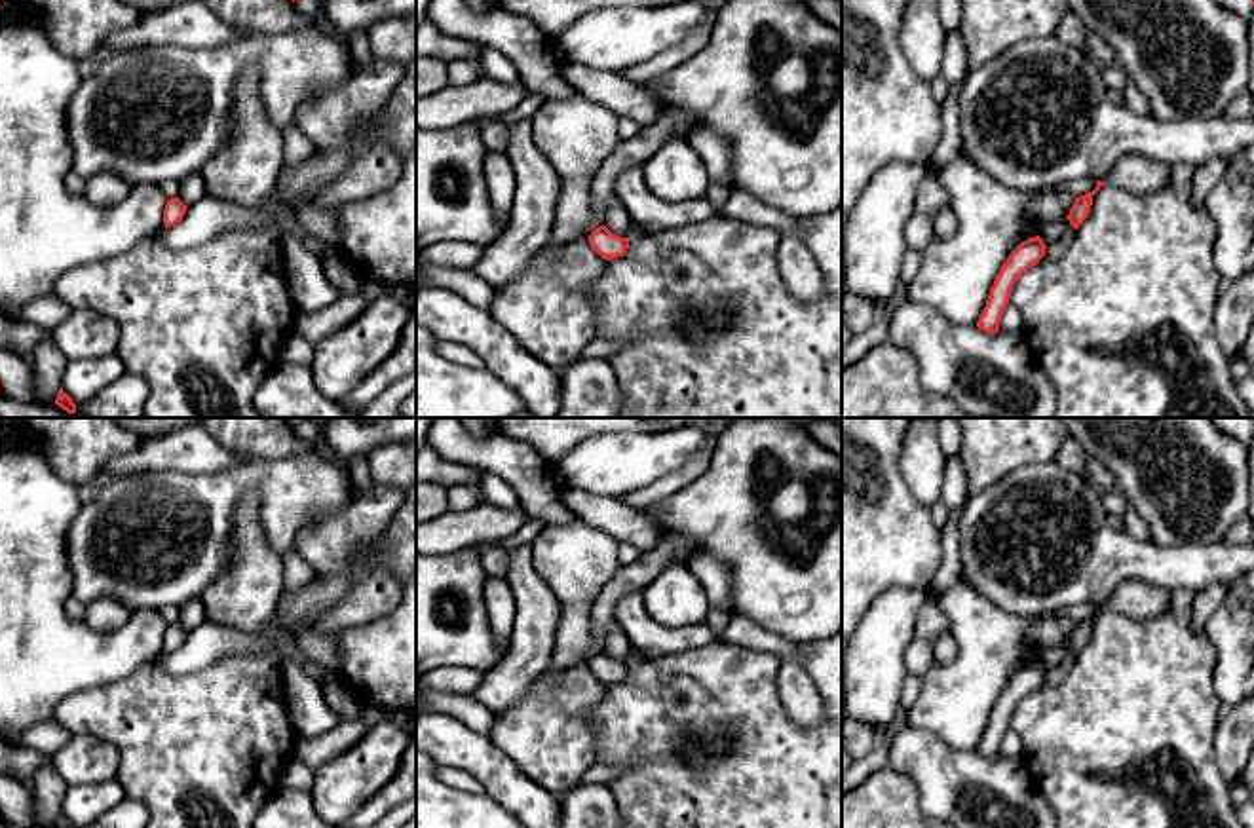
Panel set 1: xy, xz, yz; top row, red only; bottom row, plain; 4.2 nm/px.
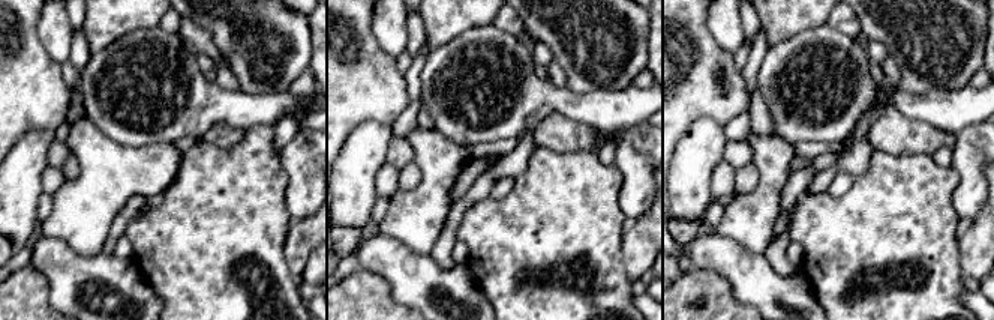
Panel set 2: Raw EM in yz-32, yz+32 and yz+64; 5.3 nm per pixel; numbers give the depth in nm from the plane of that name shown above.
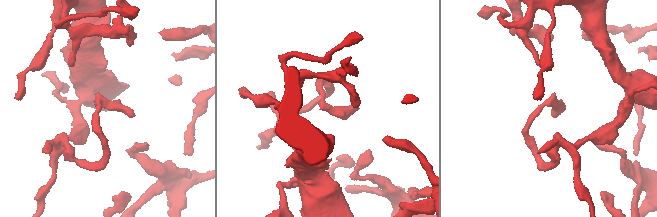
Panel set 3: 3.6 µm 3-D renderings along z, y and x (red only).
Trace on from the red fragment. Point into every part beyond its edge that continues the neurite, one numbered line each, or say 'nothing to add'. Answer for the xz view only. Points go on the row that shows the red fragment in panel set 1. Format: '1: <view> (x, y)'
nothing to add

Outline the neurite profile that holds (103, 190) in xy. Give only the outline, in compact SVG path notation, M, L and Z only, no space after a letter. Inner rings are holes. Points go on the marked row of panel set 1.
M99 173L86 180L84 198L95 207L112 207L122 203L131 192L131 184L112 173Z

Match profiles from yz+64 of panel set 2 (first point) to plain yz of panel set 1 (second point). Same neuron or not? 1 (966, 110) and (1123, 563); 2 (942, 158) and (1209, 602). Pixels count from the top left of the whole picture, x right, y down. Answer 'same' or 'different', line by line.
1: same
2: same

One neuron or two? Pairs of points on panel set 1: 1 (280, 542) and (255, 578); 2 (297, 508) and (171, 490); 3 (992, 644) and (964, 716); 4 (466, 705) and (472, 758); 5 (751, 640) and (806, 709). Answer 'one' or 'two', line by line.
1: two
2: one
3: one
4: two
5: one

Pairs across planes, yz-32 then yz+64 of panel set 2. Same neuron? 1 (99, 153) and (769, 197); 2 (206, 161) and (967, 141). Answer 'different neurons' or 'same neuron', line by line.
1: same neuron
2: different neurons

